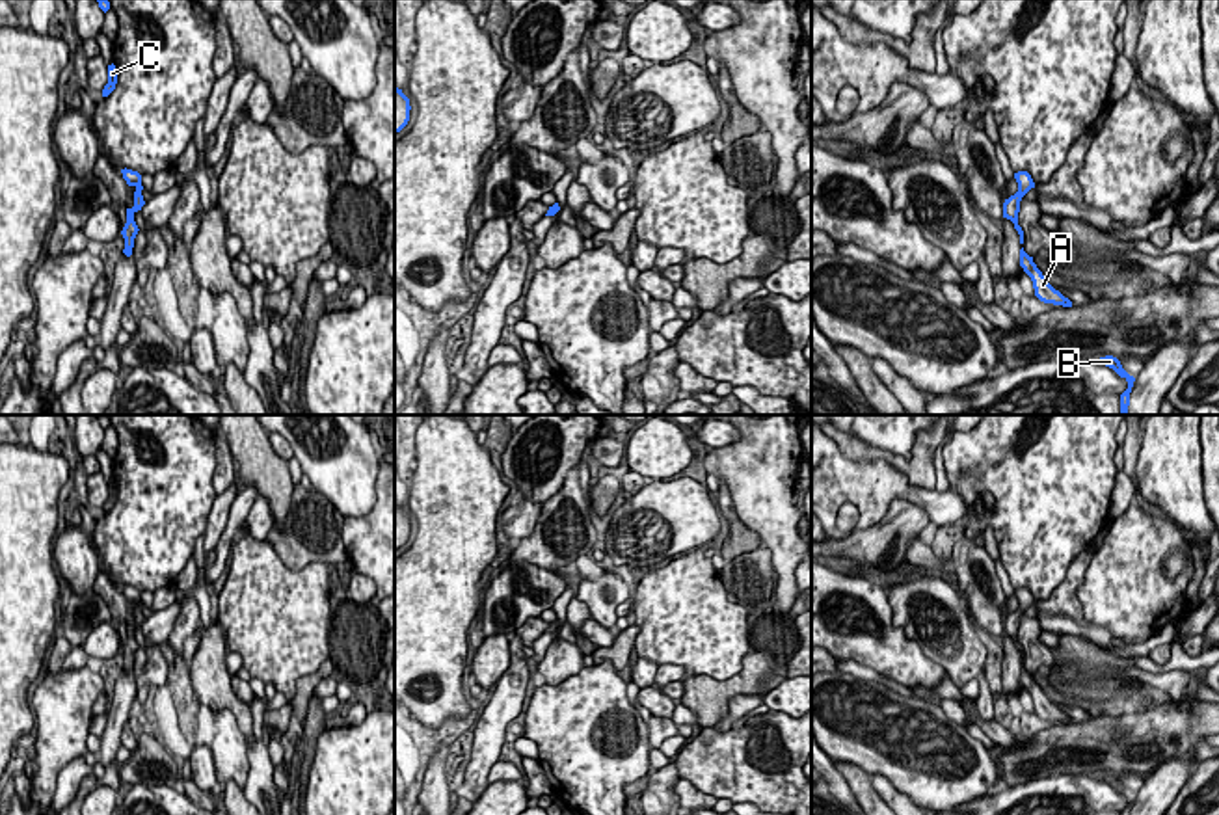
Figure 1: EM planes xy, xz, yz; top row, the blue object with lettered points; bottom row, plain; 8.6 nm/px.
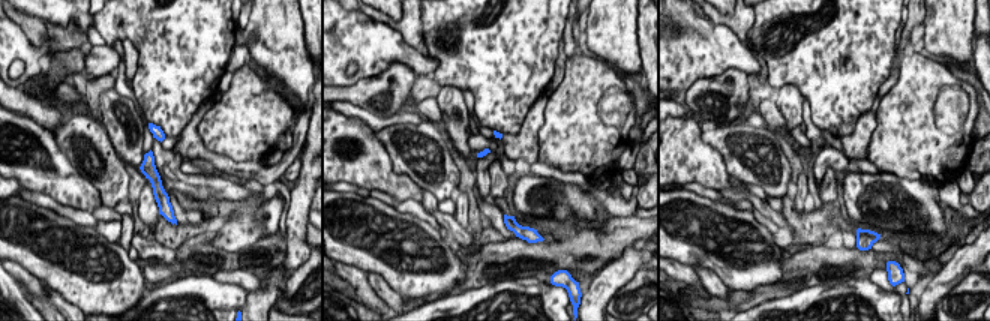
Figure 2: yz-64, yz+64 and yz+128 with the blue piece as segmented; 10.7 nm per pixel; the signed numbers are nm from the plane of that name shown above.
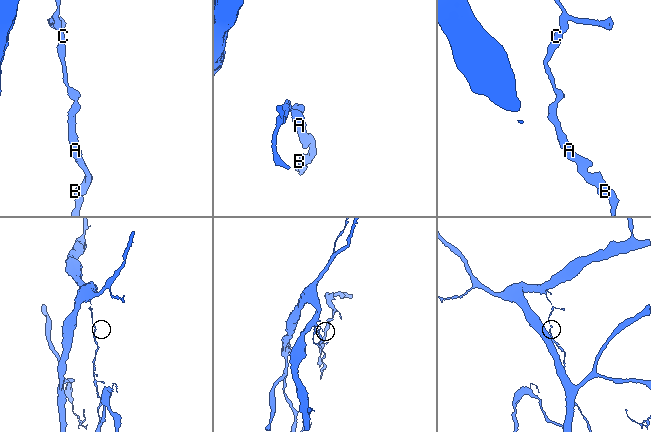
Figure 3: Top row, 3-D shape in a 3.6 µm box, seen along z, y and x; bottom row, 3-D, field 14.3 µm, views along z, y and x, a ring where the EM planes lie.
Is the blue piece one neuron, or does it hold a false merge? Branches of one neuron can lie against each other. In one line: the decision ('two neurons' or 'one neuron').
two neurons

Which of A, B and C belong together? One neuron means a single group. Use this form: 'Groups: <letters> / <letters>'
Groups: A B / C

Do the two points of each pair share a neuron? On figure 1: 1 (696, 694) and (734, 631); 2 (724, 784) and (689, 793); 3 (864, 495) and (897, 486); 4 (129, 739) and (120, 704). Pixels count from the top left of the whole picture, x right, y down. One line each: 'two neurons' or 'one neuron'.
1: two neurons
2: two neurons
3: one neuron
4: two neurons

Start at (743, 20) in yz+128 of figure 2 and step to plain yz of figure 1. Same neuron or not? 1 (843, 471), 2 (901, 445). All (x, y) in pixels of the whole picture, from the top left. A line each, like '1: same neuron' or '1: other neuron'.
1: other neuron
2: other neuron

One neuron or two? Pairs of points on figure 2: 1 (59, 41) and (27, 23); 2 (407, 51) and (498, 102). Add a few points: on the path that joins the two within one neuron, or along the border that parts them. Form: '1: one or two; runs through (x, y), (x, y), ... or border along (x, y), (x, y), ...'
1: one; runs through (51, 33), (39, 32), (35, 27)
2: two; border along (426, 54), (438, 62), (432, 75)

